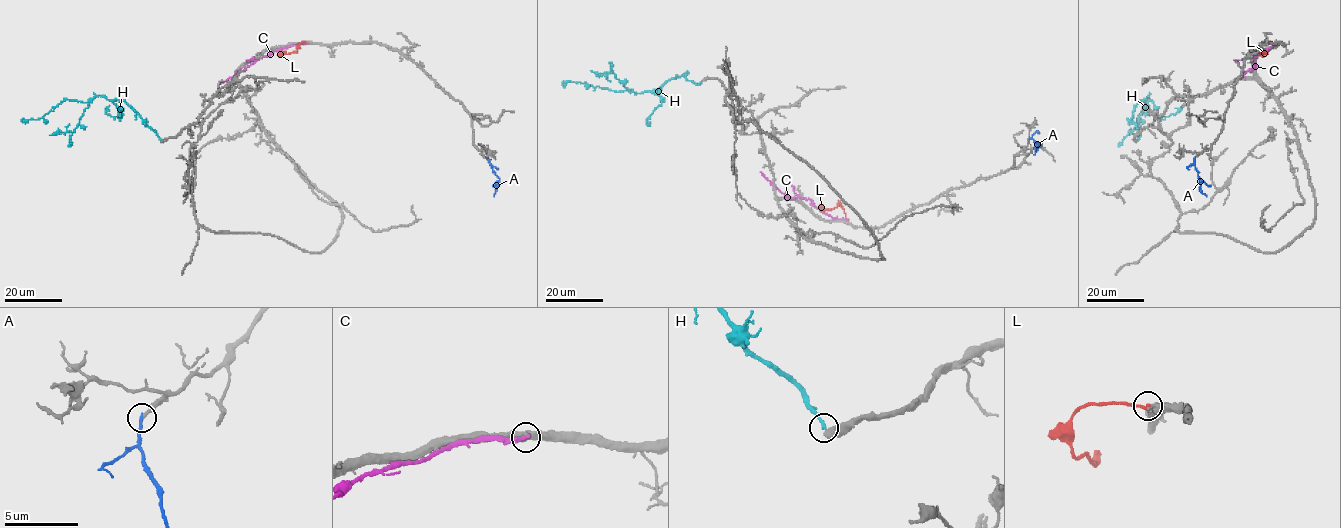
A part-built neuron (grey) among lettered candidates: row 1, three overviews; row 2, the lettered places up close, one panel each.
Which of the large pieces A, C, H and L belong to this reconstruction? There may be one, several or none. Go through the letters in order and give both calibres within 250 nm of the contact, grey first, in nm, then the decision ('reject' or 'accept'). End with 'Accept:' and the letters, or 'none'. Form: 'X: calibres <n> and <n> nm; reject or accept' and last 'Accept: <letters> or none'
A: calibres 280 and 260 nm; accept
C: calibres 280 and 320 nm; reject
H: calibres 440 and 280 nm; reject
L: calibres 320 and 180 nm; reject
Accept: A

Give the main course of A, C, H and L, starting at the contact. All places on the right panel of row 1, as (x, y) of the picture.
A: (1194, 158), (1200, 190), (1206, 196)
C: (1275, 43), (1255, 55), (1254, 66), (1249, 71), (1227, 84)
H: (1137, 140), (1140, 131), (1131, 120), (1132, 112), (1140, 100), (1150, 95), (1137, 120), (1143, 121)
L: (1276, 42), (1263, 42), (1261, 51), (1266, 53), (1261, 55)

